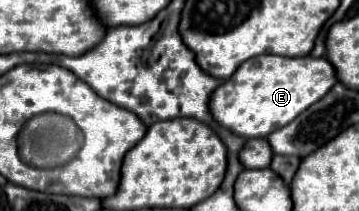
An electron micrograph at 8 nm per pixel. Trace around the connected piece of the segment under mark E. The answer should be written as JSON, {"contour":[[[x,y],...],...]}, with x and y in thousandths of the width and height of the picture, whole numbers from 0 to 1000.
{"contour":[[[719,261],[713,280],[674,299],[663,336],[591,441],[585,517],[602,573],[657,640],[747,649],[897,469],[936,393],[936,336],[908,270]]]}

